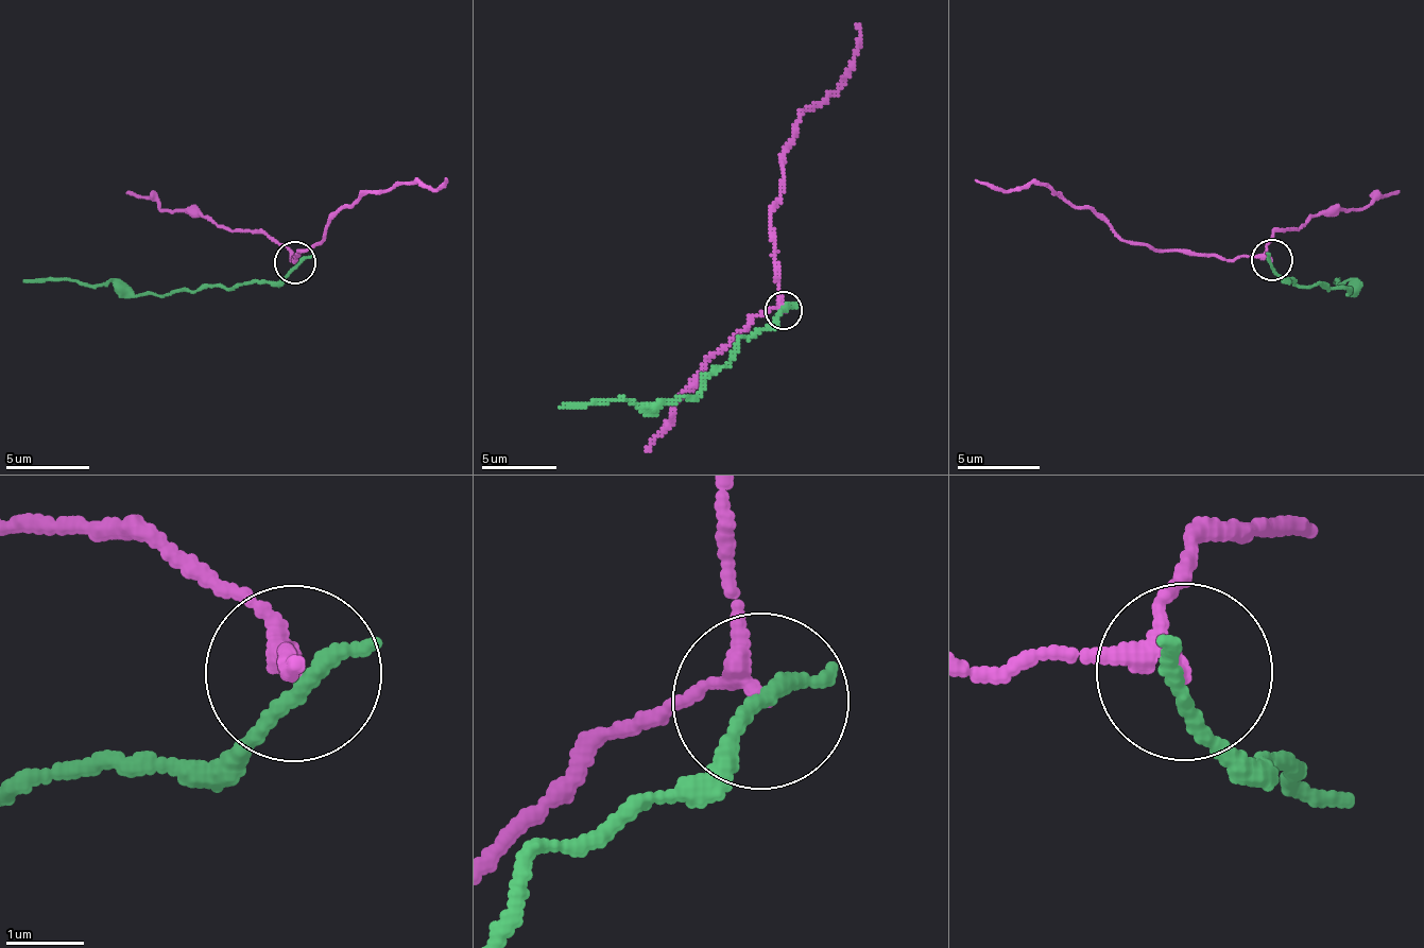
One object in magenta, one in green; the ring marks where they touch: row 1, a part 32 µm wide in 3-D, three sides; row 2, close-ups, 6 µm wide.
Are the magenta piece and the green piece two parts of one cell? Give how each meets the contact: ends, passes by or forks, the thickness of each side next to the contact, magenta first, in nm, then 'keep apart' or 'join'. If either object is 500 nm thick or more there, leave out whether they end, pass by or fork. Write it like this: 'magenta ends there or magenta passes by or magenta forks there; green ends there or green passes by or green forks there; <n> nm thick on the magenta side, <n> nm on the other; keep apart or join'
magenta passes by; green ends there; 190 nm thick on the magenta side, 240 nm on the other; keep apart

